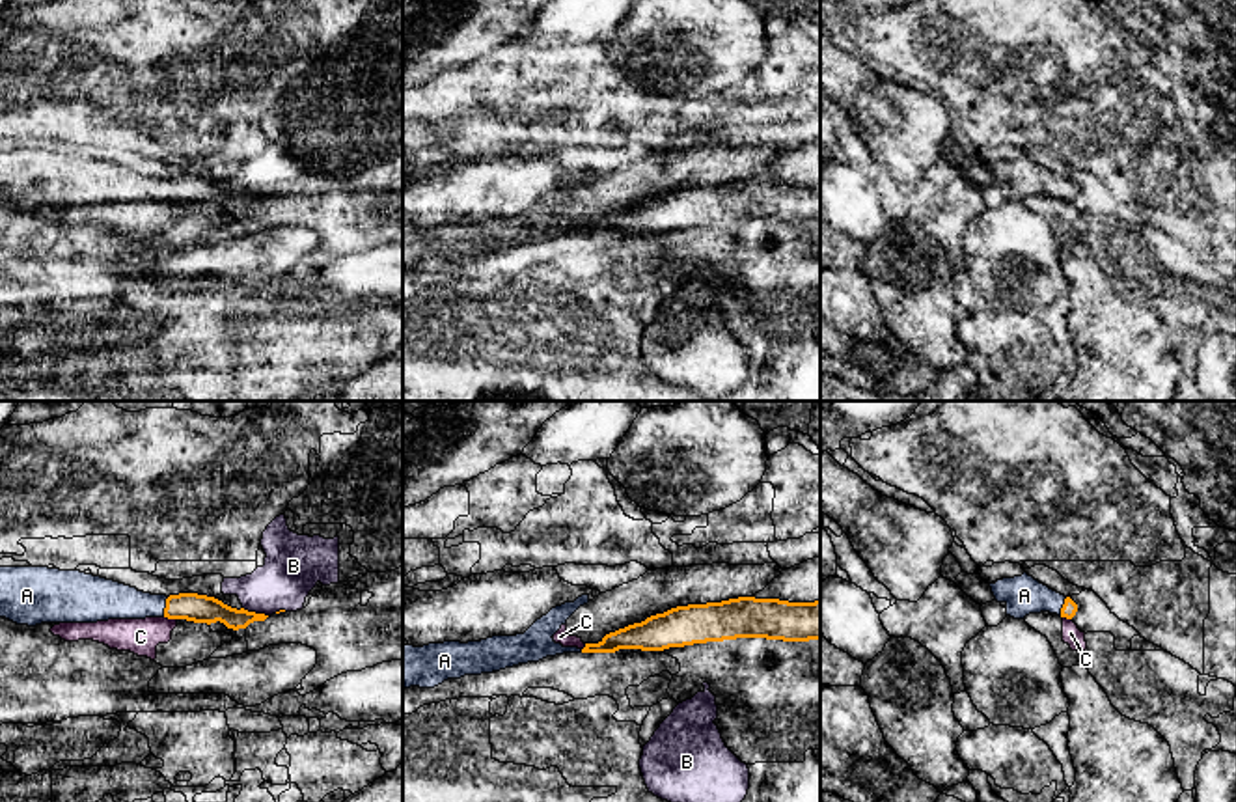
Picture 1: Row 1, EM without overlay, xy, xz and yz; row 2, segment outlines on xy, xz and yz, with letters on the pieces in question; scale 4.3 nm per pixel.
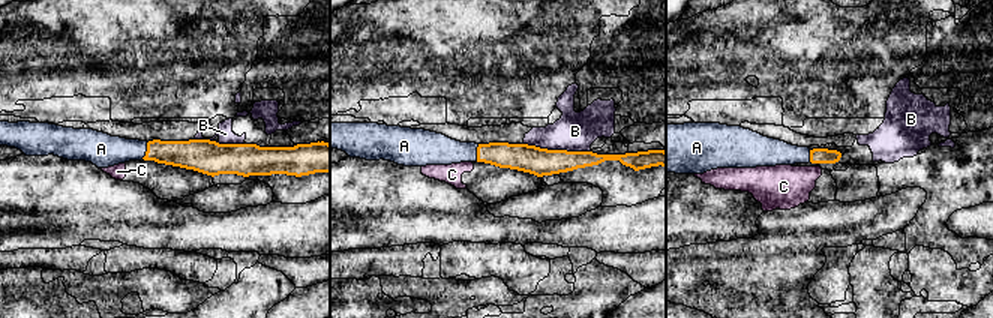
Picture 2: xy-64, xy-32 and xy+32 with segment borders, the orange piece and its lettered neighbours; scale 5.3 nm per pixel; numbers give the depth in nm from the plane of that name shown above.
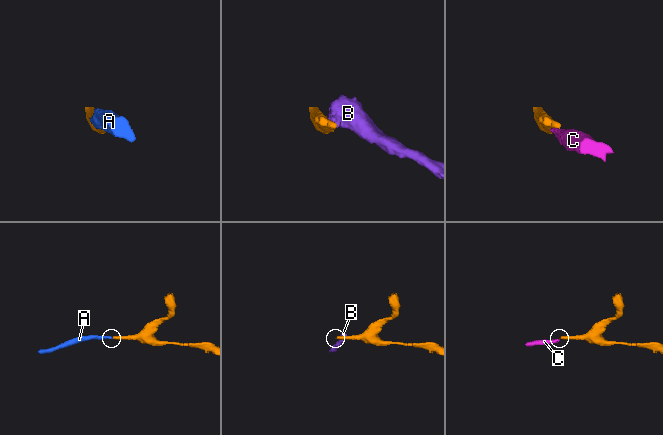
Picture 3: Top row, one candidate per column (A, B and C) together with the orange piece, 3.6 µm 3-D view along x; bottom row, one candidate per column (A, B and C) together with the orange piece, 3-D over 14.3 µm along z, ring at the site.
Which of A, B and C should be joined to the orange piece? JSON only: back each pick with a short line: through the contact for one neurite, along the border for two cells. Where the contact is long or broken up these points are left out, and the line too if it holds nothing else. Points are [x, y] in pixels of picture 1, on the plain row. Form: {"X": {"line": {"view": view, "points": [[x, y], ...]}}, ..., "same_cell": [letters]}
{"A": {"line": {"view": "xy", "points": [[200, 191], [166, 189], [131, 187], [110, 181]]}}, "same_cell": ["A"]}

